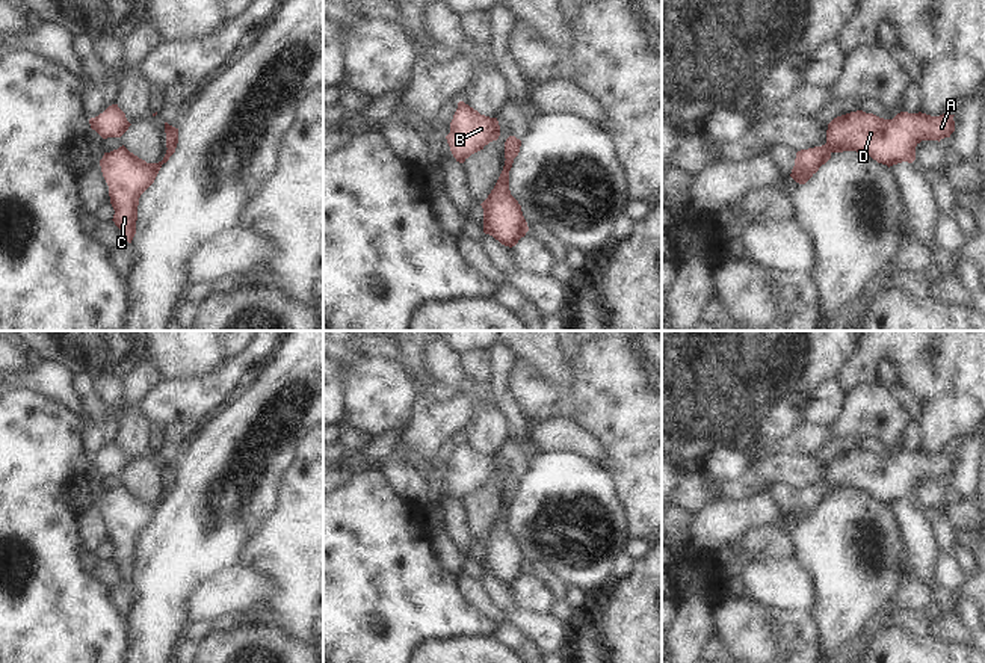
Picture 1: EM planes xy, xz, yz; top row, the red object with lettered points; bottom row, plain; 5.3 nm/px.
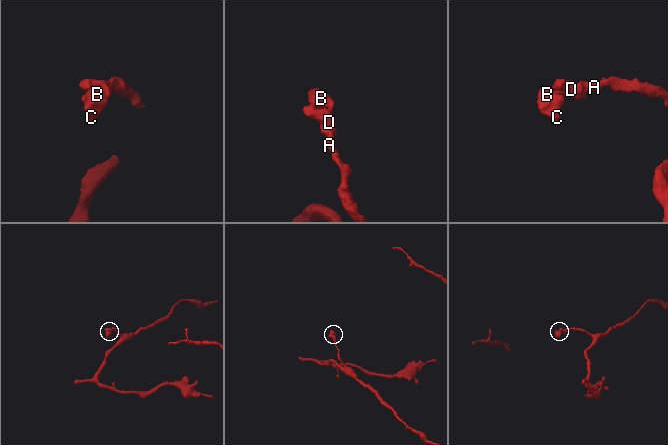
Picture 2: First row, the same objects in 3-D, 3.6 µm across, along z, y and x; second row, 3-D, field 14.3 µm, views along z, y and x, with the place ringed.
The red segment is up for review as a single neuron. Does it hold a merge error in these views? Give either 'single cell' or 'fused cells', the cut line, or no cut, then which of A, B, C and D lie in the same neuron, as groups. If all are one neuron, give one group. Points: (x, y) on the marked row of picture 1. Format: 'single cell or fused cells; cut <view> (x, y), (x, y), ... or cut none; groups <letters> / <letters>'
single cell; cut none; groups A B C D

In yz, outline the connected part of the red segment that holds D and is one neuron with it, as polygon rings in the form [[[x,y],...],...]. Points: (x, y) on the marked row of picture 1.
[[[863,110],[834,118],[828,124],[826,143],[796,153],[790,177],[805,184],[832,153],[857,151],[870,156],[888,168],[916,160],[916,146],[922,140],[941,140],[955,131],[955,115],[900,112],[893,119],[884,119]]]

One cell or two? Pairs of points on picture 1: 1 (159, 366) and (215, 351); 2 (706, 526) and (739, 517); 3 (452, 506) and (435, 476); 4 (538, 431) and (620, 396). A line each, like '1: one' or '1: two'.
1: one
2: one
3: one
4: two

